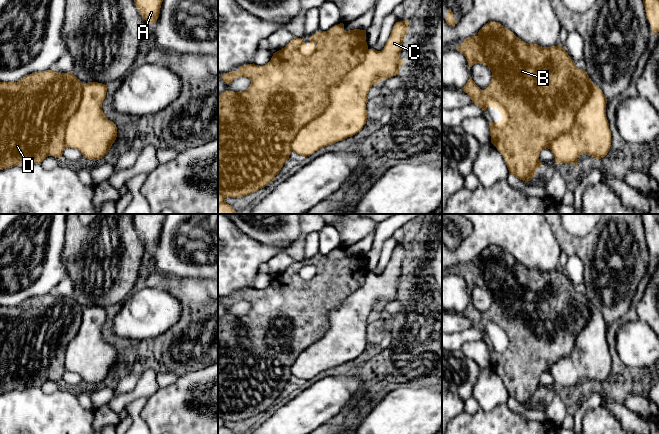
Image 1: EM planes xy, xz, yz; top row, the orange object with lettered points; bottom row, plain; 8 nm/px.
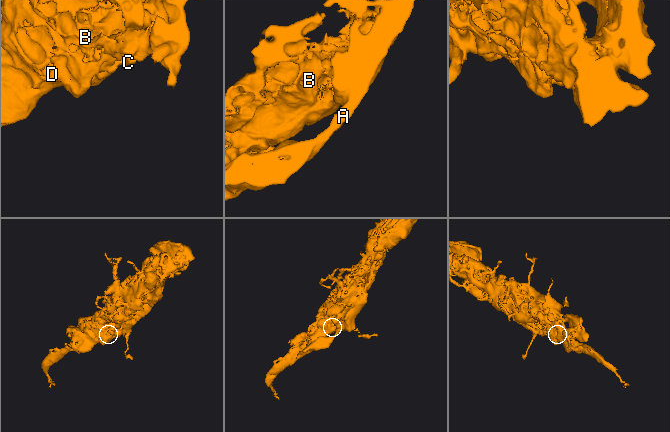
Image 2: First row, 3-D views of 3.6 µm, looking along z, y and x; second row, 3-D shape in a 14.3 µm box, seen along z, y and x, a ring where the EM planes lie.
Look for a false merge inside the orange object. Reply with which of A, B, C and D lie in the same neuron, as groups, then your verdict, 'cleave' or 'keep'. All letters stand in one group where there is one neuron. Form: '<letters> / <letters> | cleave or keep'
A C / B D | cleave

